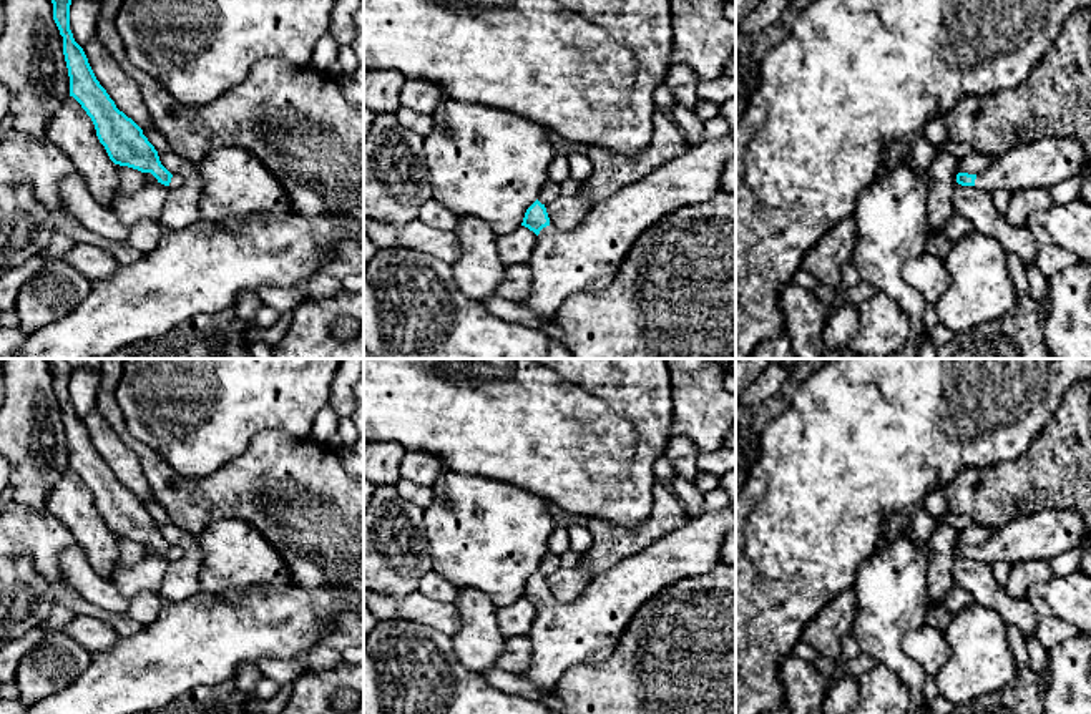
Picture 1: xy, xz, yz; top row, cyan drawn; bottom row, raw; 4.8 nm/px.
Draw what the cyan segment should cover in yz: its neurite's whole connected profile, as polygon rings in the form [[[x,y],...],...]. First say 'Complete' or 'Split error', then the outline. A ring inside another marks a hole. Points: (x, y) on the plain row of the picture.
Split error. [[[1045,508],[1011,520],[980,546],[958,545],[956,555],[993,565],[1053,560],[1086,541],[1084,521],[1074,510]]]

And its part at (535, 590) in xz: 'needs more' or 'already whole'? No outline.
needs more

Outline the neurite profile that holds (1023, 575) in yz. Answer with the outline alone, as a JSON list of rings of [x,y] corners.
[[[1030,560],[1011,566],[1005,593],[1011,599],[1026,599],[1035,583],[1045,583],[1054,576],[1048,560]]]

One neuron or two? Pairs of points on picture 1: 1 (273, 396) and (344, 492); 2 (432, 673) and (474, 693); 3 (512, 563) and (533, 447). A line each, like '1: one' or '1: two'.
1: two
2: one
3: two

